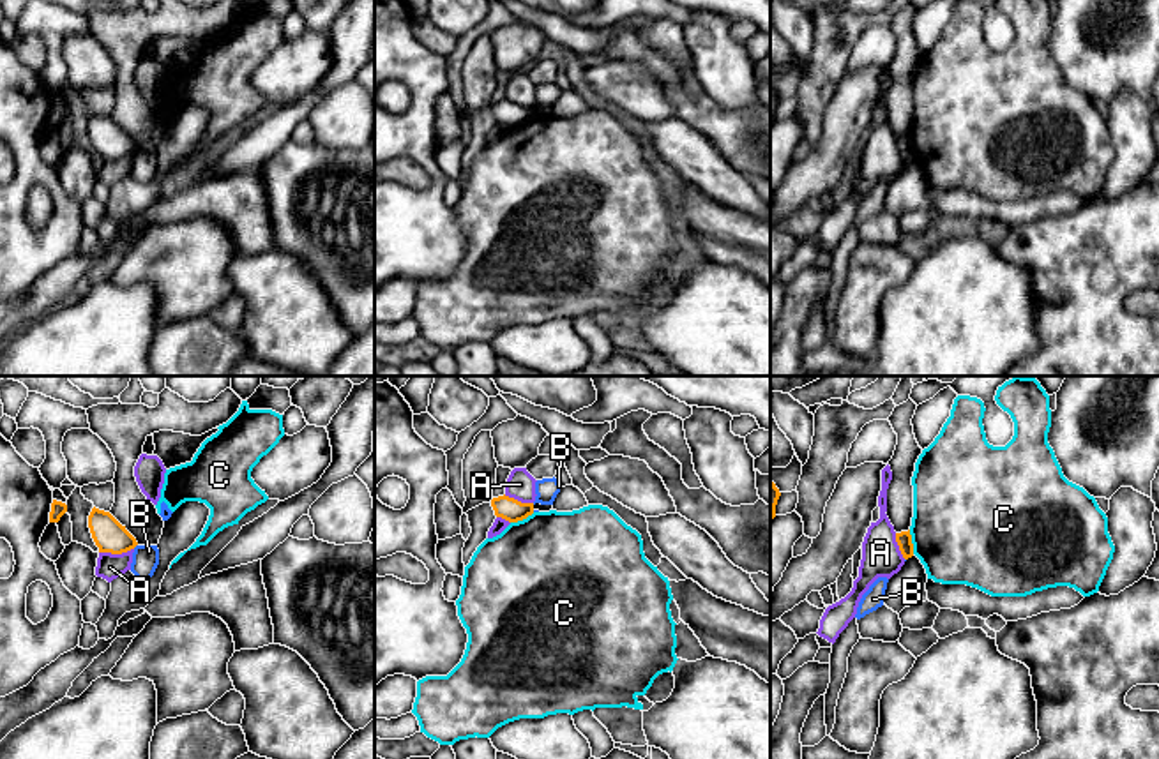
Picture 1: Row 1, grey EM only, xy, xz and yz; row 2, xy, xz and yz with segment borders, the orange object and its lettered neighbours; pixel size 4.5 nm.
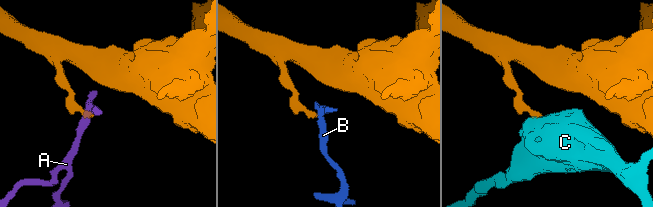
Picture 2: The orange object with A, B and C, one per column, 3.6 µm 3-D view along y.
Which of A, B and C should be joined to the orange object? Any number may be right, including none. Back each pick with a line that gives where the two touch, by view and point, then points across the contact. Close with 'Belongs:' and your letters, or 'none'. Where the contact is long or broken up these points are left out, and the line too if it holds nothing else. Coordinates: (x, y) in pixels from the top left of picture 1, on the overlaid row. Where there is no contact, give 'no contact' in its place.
Belongs: none

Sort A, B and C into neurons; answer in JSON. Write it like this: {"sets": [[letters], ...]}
{"sets": [["A"], ["B"], ["C"]]}

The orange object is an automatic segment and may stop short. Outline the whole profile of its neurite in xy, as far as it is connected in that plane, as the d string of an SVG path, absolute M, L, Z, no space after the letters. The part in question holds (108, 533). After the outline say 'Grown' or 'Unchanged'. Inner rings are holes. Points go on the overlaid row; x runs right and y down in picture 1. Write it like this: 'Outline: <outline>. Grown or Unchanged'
Outline: M92 508L88 528L99 552L122 554L138 545L136 538L110 512Z. Unchanged

